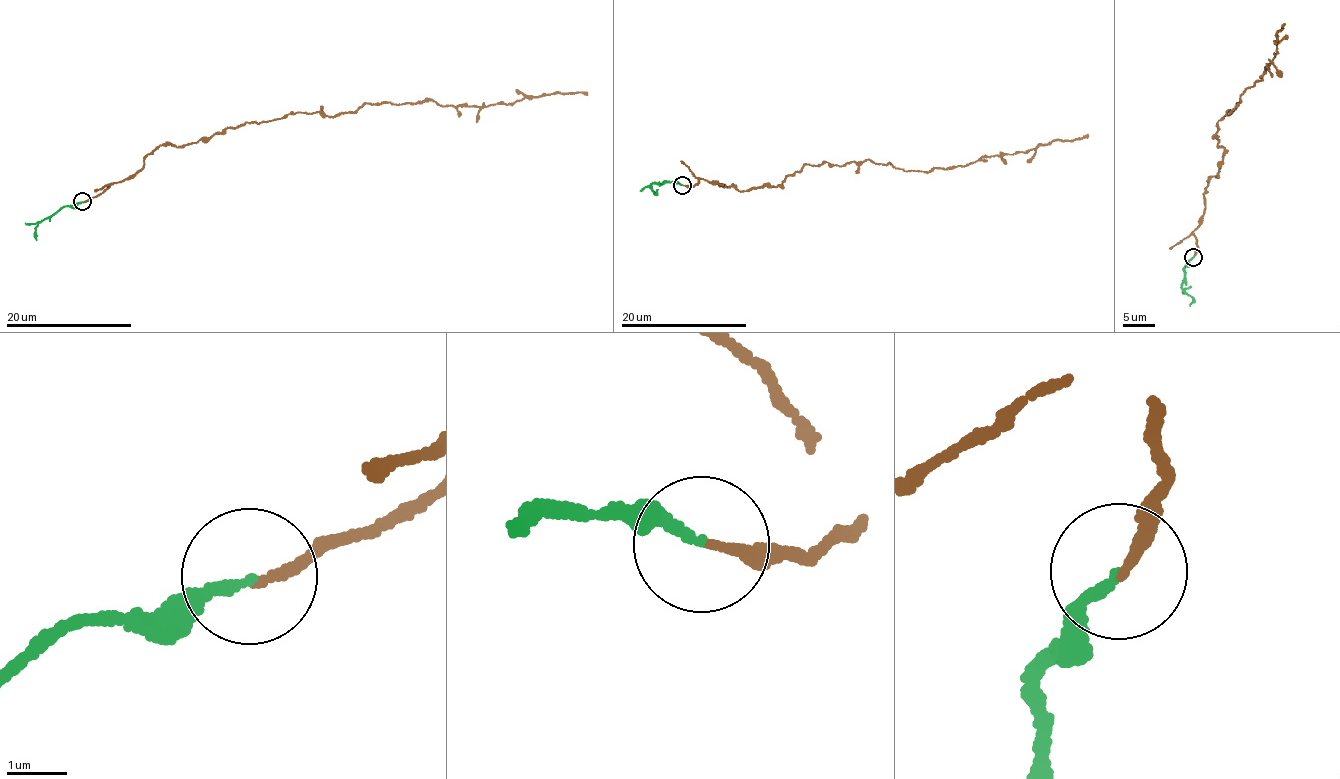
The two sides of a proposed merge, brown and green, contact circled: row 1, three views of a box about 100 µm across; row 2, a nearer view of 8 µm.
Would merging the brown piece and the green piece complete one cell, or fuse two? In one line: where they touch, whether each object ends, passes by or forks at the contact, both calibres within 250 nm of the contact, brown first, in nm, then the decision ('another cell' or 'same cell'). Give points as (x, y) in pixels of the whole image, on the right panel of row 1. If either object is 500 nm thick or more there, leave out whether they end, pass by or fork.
at (1193, 257); brown ends there; green ends there; 150 nm thick on the brown side, 160 nm on the other; same cell

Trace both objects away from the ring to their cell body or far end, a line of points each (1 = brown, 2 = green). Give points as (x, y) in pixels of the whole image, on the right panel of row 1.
1: (1193, 257), (1207, 184), (1219, 176), (1225, 152), (1212, 136), (1217, 121), (1263, 79), (1284, 27)
2: (1193, 257), (1182, 269), (1181, 285), (1192, 297), (1190, 306)

